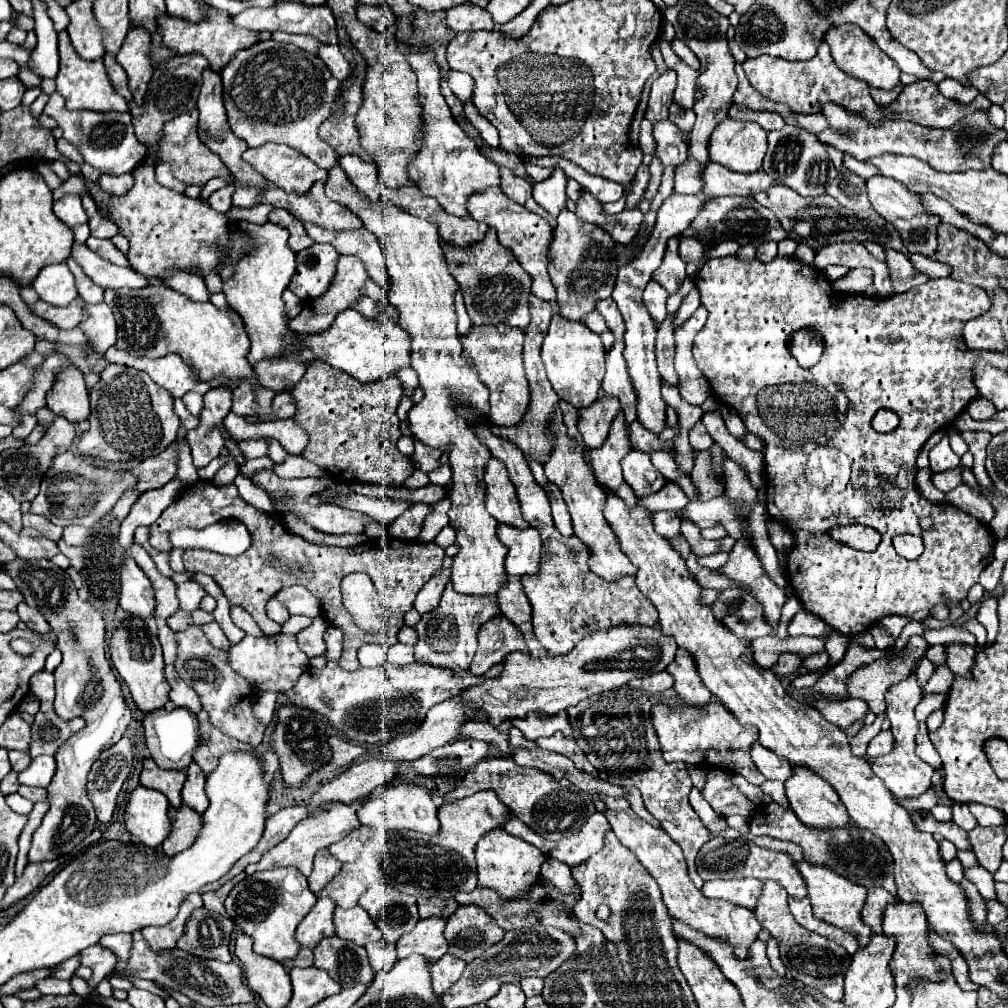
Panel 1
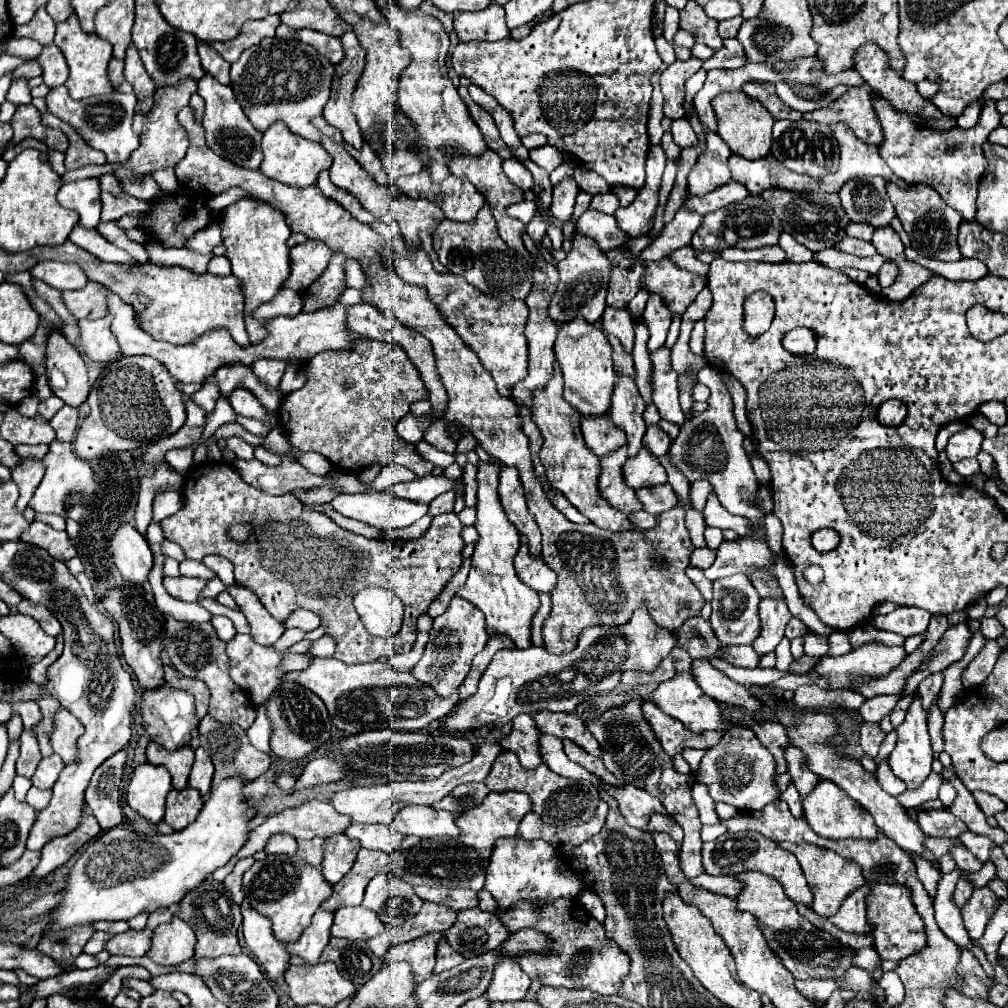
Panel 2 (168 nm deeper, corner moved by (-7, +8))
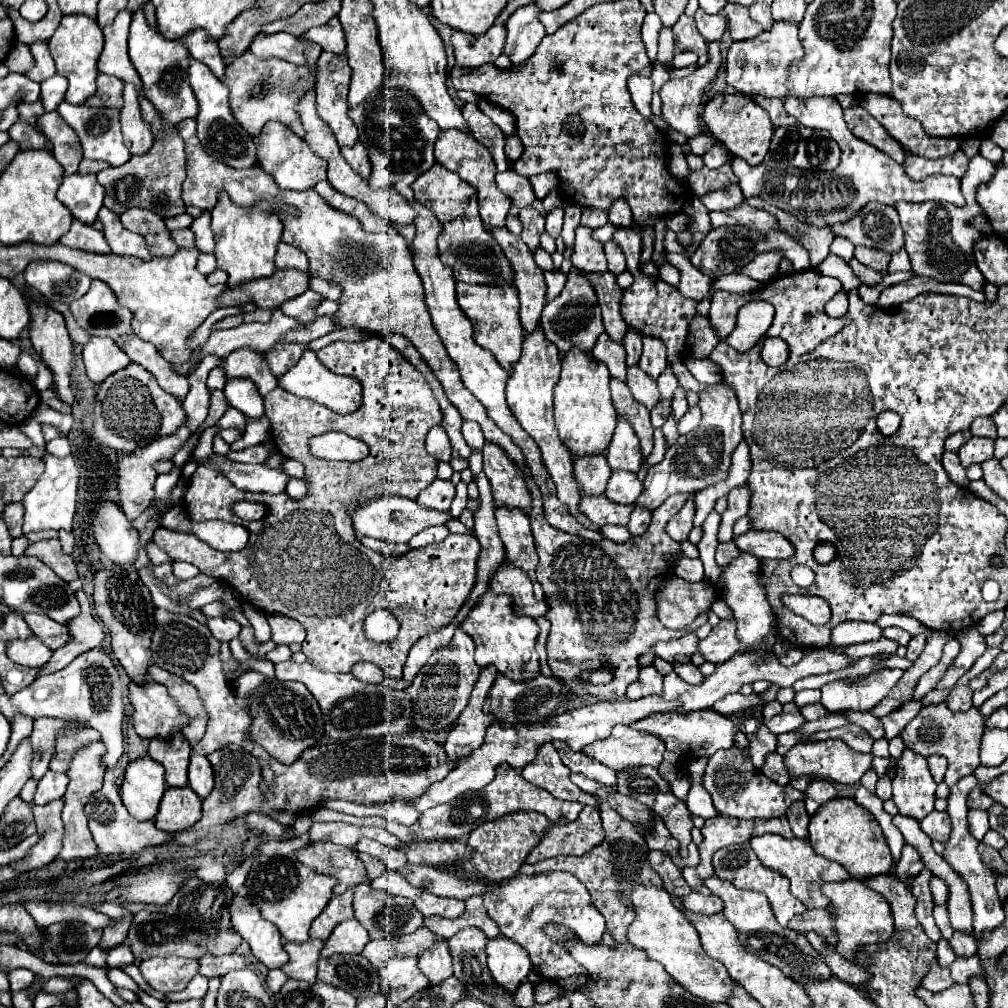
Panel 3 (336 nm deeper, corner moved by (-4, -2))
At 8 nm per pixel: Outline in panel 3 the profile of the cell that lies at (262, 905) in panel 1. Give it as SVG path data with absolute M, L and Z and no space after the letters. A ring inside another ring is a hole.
M275 856L255 864L247 874L247 896L261 910L265 920L273 922L281 936L289 942L305 942L309 940L311 922L325 910L329 900L333 898L333 888L337 880L333 876L317 874L297 858Z

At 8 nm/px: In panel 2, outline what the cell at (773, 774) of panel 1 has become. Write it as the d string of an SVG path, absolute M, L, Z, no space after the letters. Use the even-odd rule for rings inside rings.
M788 746L784 750L784 758L788 764L788 774L792 776L792 784L796 786L796 790L802 796L812 792L812 788L816 786L816 782L820 778L816 778L816 774L812 774L812 770L808 770L808 766L804 766L804 756L800 754L800 750L796 750L794 746Z

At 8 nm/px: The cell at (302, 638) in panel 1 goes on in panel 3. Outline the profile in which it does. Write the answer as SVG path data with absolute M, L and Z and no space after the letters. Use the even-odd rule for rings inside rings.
M279 644L275 650L271 650L271 652L267 654L267 658L269 658L273 664L277 664L277 662L285 662L285 660L291 658L291 650L289 650L289 646Z

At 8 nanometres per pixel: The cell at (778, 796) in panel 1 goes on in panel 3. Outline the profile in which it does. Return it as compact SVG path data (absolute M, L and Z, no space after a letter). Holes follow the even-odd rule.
M797 802L797 804L793 804L793 808L789 808L787 820L789 820L789 824L791 824L791 828L793 828L793 834L795 834L797 838L807 838L807 836L809 836L809 832L807 832L809 814L807 814L803 802Z

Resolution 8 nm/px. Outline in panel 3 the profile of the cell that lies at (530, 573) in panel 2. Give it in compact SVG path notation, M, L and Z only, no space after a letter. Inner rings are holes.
M501 568L491 580L493 594L505 594L511 598L511 608L517 616L539 618L545 616L547 604L537 602L533 596L533 588L525 572L517 572L515 568Z

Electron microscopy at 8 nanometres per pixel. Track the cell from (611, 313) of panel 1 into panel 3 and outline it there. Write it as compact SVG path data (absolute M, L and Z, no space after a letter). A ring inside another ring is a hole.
M605 332L599 336L597 346L593 348L591 356L597 362L603 362L609 368L609 374L617 380L625 380L625 372L627 372L627 364L625 364L625 348L623 344L611 342L609 336L605 336Z

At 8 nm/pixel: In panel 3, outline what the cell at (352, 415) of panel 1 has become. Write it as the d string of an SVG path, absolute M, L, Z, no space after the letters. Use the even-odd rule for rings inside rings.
M369 336L361 342L333 342L325 346L323 350L317 352L317 358L321 364L325 364L335 374L349 374L363 382L363 404L359 410L347 416L339 416L331 412L329 408L313 402L313 400L303 400L297 398L283 388L275 388L265 396L265 416L271 420L271 438L275 448L287 456L301 460L305 464L305 476L303 480L307 482L309 494L303 500L293 500L285 492L280 494L253 494L253 492L241 492L235 488L225 476L215 474L213 470L203 470L201 466L197 472L191 476L183 506L191 522L203 522L203 520L223 520L223 522L233 522L241 524L249 532L249 544L239 550L239 552L219 552L211 548L207 542L199 540L195 534L185 534L185 532L173 532L167 528L159 528L153 534L153 542L163 548L171 560L183 560L193 566L197 566L203 574L209 574L227 586L235 588L241 596L243 602L253 604L257 610L265 610L267 614L285 614L295 620L299 620L305 630L307 638L303 644L303 654L307 656L307 662L313 664L315 668L323 672L351 672L351 666L365 660L377 664L385 678L395 678L399 680L403 674L403 664L407 660L407 654L411 646L431 634L437 632L453 622L465 600L469 598L473 584L475 584L475 574L477 574L477 558L481 552L481 544L477 542L475 536L465 536L465 534L449 534L441 546L425 546L425 548L415 548L409 550L407 554L399 558L385 558L381 552L365 548L353 532L353 522L349 518L347 506L353 508L359 502L377 498L377 496L387 496L387 494L397 494L405 498L415 499L419 492L427 488L435 478L437 478L437 460L429 456L425 450L425 436L433 424L441 422L441 410L439 404L427 386L425 378L421 372L417 372L403 356L399 350L395 350L385 338L381 336ZM329 430L339 430L347 432L353 438L363 440L369 444L371 454L361 460L361 462L327 462L327 460L315 460L315 456L309 454L309 438L317 436L319 432L329 432ZM377 450L377 452L375 452ZM237 500L261 500L269 510L261 518L261 522L243 522L237 516L231 514L231 504ZM309 510L309 512L307 512ZM377 570L377 574L375 574ZM321 604L329 608L329 612L321 612ZM387 608L401 624L397 638L389 642L373 642L365 638L363 632L363 620L369 616L373 610Z

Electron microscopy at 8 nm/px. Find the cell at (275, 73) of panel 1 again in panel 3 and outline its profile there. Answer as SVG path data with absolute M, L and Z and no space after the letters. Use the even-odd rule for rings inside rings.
M249 50L235 58L227 70L223 84L229 88L229 106L243 130L251 136L259 134L265 122L277 120L289 126L295 134L305 134L301 120L295 112L297 100L313 86L315 74L307 66L295 66L285 60L257 60Z

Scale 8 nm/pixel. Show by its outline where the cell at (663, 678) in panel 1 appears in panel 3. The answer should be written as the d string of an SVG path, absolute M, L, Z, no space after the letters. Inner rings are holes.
M643 666L639 672L639 680L627 688L629 700L639 700L649 694L661 694L663 676L653 666Z

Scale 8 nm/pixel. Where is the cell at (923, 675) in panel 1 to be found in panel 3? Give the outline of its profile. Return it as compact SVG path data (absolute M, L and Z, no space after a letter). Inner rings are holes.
M937 704L937 706L925 706L919 712L919 716L915 716L907 724L905 732L901 732L901 738L905 740L905 746L915 754L921 754L925 758L929 758L931 754L945 756L949 760L949 774L945 776L945 782L953 786L963 776L973 774L973 770L979 766L981 732L983 732L983 716L977 712L977 708L959 714L951 712L945 704Z

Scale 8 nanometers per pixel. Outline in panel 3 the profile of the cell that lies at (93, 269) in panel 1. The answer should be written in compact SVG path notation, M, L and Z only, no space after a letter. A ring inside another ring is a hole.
M73 220L69 232L63 234L59 242L69 246L69 248L81 248L81 250L87 250L87 252L101 252L101 254L111 252L103 232L95 230L93 226L85 224L81 220Z

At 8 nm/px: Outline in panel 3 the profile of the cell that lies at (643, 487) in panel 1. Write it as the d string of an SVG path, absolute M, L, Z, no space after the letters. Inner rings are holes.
M613 470L603 494L611 502L617 502L617 504L633 504L637 500L637 496L641 494L641 488L643 488L643 484L637 480L637 476L633 472Z

